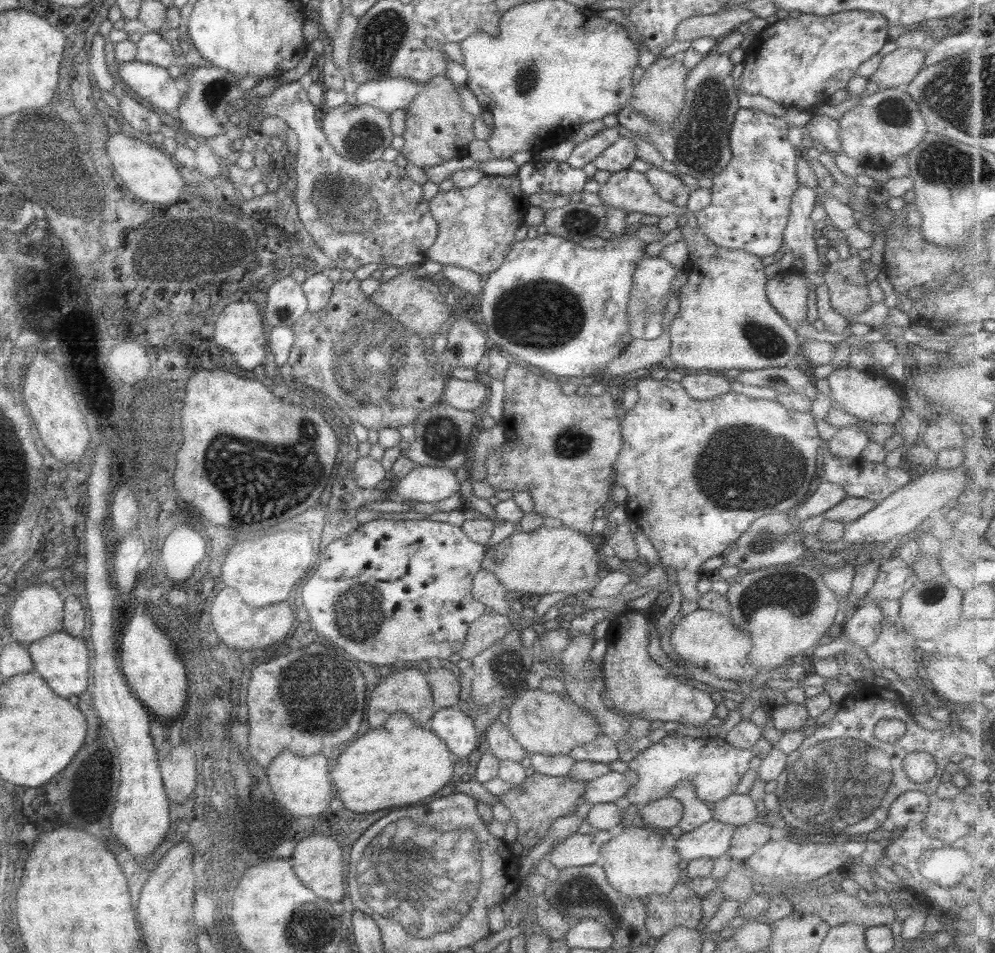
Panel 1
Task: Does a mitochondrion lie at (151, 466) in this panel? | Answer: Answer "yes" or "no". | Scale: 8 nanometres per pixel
yes

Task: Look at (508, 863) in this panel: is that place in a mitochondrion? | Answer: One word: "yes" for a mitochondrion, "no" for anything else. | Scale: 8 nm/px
no

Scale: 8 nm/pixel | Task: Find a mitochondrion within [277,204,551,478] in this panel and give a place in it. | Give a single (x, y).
(370, 360)

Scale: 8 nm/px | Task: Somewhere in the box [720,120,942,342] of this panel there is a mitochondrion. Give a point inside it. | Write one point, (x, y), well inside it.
(753, 154)

